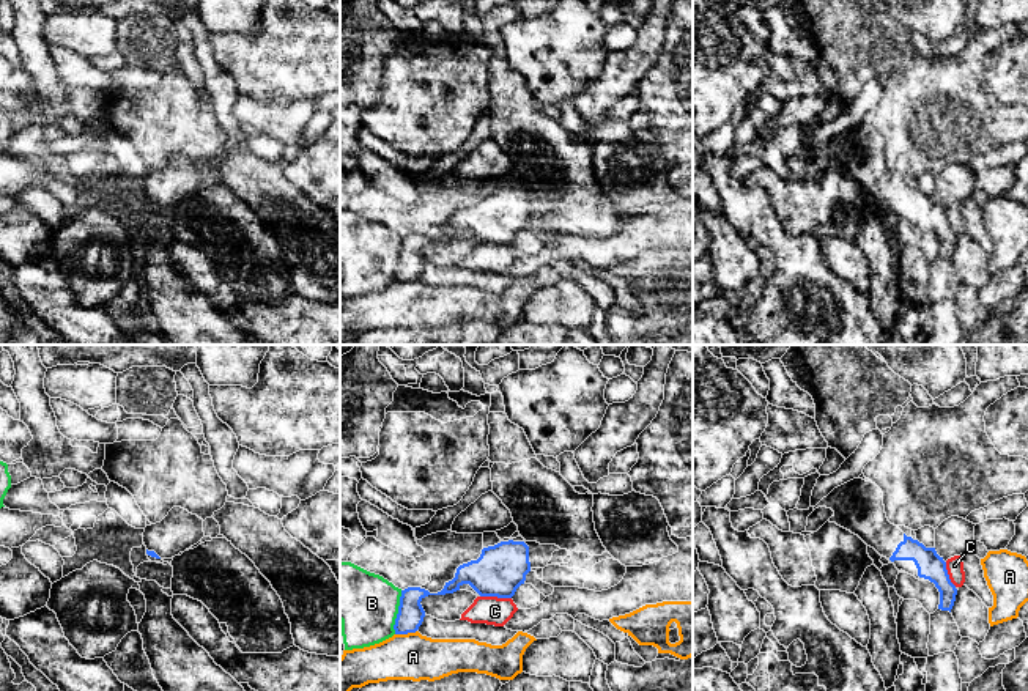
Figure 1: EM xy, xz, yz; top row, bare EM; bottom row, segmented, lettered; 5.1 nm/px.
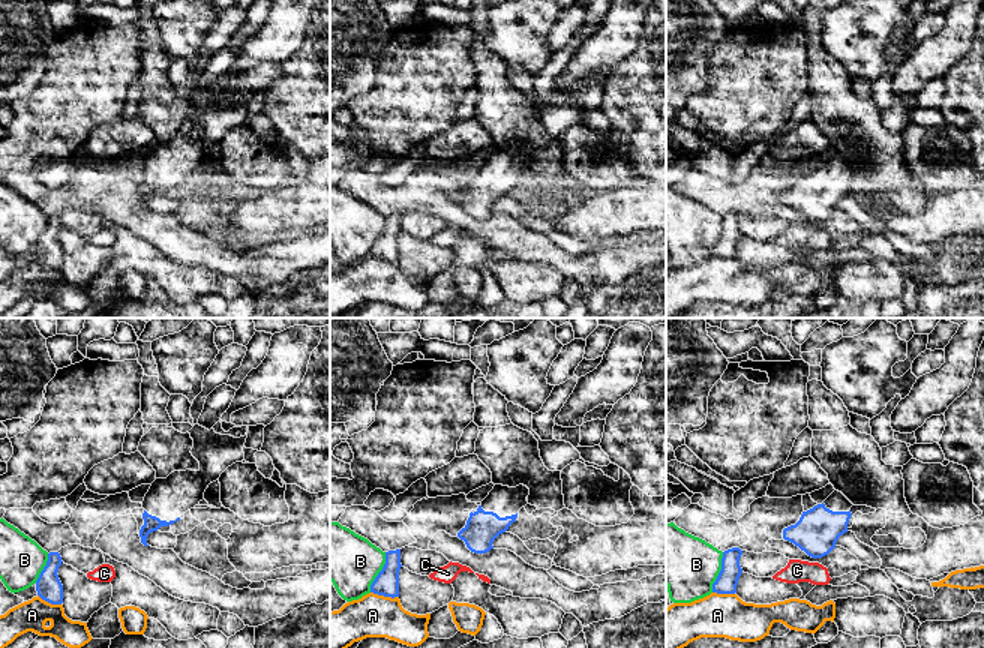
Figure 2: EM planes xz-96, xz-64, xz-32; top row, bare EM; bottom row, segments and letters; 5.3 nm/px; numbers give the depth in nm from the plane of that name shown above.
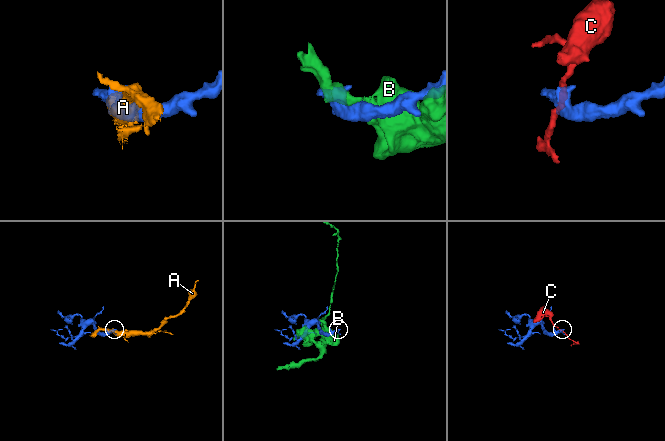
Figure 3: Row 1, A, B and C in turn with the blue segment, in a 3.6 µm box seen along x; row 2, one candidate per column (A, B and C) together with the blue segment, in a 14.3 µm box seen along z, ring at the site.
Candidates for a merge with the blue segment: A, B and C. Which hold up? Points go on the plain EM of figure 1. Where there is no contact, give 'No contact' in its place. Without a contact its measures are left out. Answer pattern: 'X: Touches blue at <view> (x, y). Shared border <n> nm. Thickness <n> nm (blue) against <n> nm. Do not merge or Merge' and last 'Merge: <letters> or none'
A: Touches blue at xz (405, 280). Shared border 110 nm. Thickness 140 nm (blue) against 240 nm. Do not merge
B: Touches blue at xz (399, 260). Shared border 220 nm. Thickness 140 nm (blue) against 320 nm. Do not merge
C: Touches blue at xz (496, 243). Shared border 160 nm. Thickness 260 nm (blue) against 140 nm. Do not merge
Merge: none

